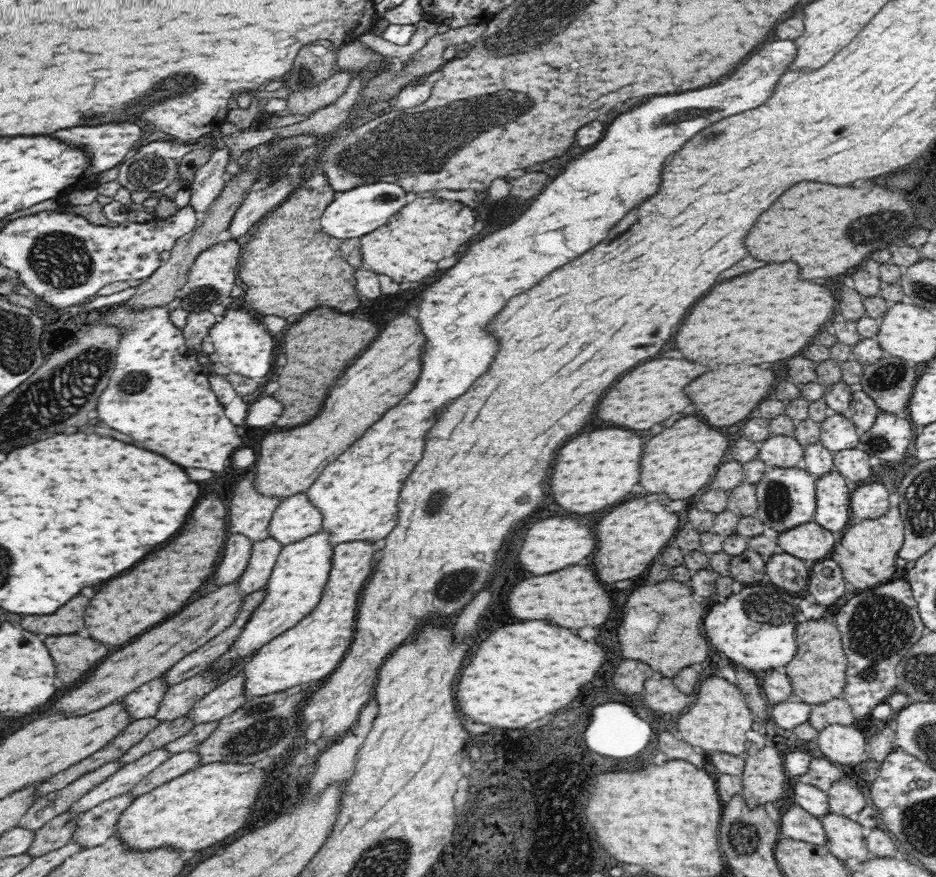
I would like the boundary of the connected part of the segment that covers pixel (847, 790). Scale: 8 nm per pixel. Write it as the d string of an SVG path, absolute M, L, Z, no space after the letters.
M847 780L836 781L826 791L828 805L832 813L842 815L857 822L858 812L864 808L864 795L855 785Z

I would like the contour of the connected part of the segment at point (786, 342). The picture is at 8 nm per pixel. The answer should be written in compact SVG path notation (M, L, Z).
M768 264L740 274L740 278L712 286L682 320L674 334L674 346L686 360L694 360L707 371L718 371L732 364L732 360L752 366L784 360L798 354L822 324L831 321L836 312L832 306L832 292L824 286L800 280L796 264Z

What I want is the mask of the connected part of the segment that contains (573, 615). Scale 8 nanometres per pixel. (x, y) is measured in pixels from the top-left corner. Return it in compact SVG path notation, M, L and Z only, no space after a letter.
M572 566L548 576L534 576L518 582L508 596L508 610L522 620L550 620L564 628L584 628L604 624L612 612L612 600L596 580L592 568Z

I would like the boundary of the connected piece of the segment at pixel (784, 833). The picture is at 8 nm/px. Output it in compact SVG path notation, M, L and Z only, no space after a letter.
M796 802L781 815L779 827L782 839L790 838L824 846L827 842L821 820L806 813Z

